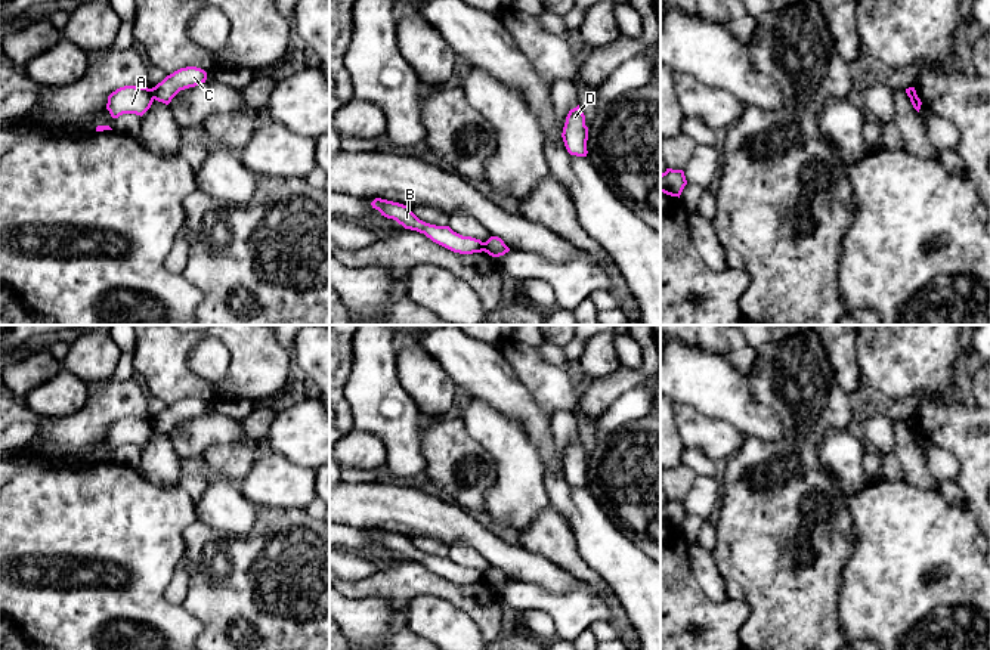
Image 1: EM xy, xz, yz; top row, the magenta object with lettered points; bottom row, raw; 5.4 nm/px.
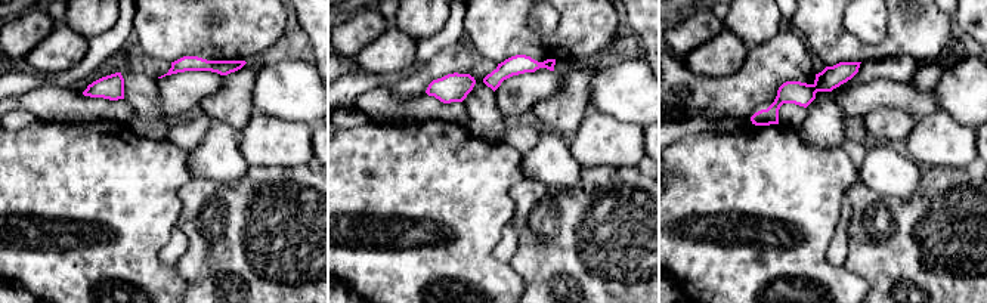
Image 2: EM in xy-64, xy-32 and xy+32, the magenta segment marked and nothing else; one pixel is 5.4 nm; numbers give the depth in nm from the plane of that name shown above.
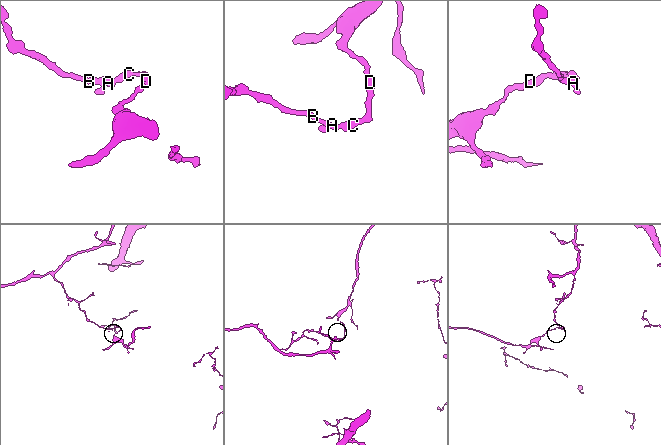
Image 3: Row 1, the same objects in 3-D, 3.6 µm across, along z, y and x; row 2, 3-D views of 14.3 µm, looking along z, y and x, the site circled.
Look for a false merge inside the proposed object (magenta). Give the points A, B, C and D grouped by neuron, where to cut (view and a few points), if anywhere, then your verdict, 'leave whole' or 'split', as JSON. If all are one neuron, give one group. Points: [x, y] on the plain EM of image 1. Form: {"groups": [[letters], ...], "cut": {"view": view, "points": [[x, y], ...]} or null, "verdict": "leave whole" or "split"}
{"groups": [["A", "B"], ["C", "D"]], "cut": {"view": "xy", "points": [[149, 420], [154, 429]]}, "verdict": "split"}

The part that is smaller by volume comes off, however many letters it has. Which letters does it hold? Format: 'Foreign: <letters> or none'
Foreign: C, D

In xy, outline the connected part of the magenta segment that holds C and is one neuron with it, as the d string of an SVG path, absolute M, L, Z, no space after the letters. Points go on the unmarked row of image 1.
M186 397L167 406L161 414L151 420L155 431L168 436L171 430L185 420L205 414L207 403L197 397Z

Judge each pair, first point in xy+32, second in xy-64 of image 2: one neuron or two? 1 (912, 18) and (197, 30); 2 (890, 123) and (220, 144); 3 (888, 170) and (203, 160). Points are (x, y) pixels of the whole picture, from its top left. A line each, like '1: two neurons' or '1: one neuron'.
1: one neuron
2: two neurons
3: one neuron

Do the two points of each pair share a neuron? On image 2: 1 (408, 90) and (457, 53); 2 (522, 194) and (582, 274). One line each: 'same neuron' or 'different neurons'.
1: same neuron
2: same neuron

